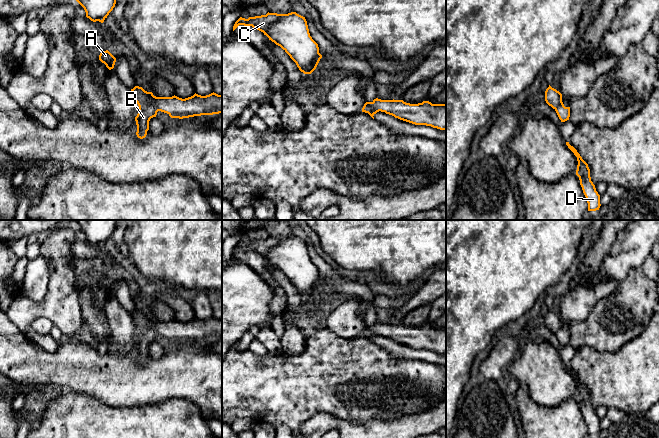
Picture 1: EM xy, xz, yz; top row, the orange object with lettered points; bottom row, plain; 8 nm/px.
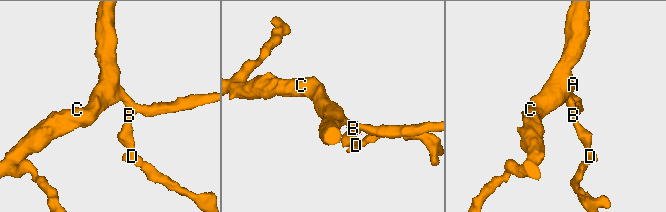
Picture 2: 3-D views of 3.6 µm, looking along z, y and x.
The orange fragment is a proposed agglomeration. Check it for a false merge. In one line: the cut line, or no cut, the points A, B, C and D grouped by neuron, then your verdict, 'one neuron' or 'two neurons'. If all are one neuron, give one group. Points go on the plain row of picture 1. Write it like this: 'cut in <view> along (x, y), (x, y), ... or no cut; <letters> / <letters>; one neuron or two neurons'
cut in xy along (139, 333), (153, 329), (158, 334); A C / B D; two neurons

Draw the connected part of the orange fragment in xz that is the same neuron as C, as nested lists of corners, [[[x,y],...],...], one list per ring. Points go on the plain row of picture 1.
[[[291,236],[288,238],[277,238],[277,237],[267,237],[266,239],[249,241],[248,243],[240,241],[233,250],[233,255],[239,250],[252,250],[257,254],[261,255],[266,259],[269,264],[274,266],[276,269],[280,270],[296,287],[297,291],[304,298],[311,298],[317,291],[322,279],[319,277],[318,268],[312,263],[309,257],[307,245],[305,241],[297,238],[296,236]]]

